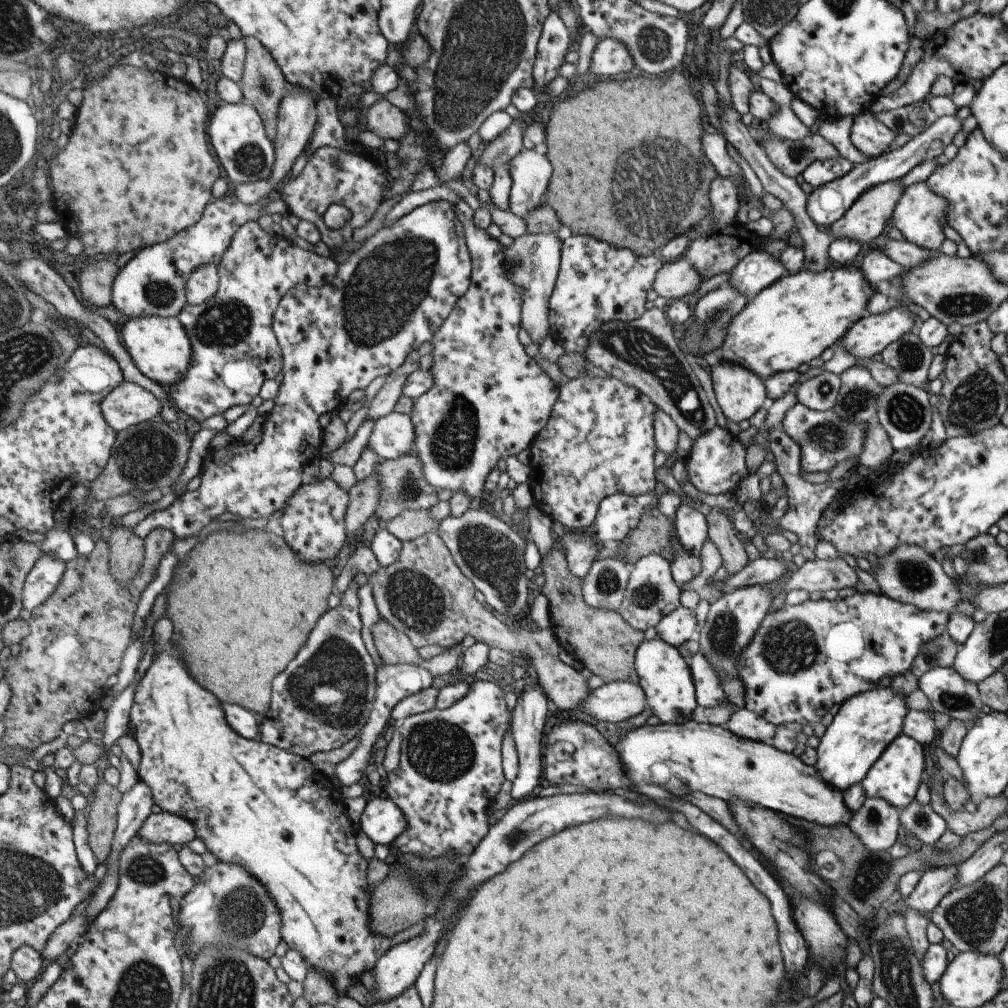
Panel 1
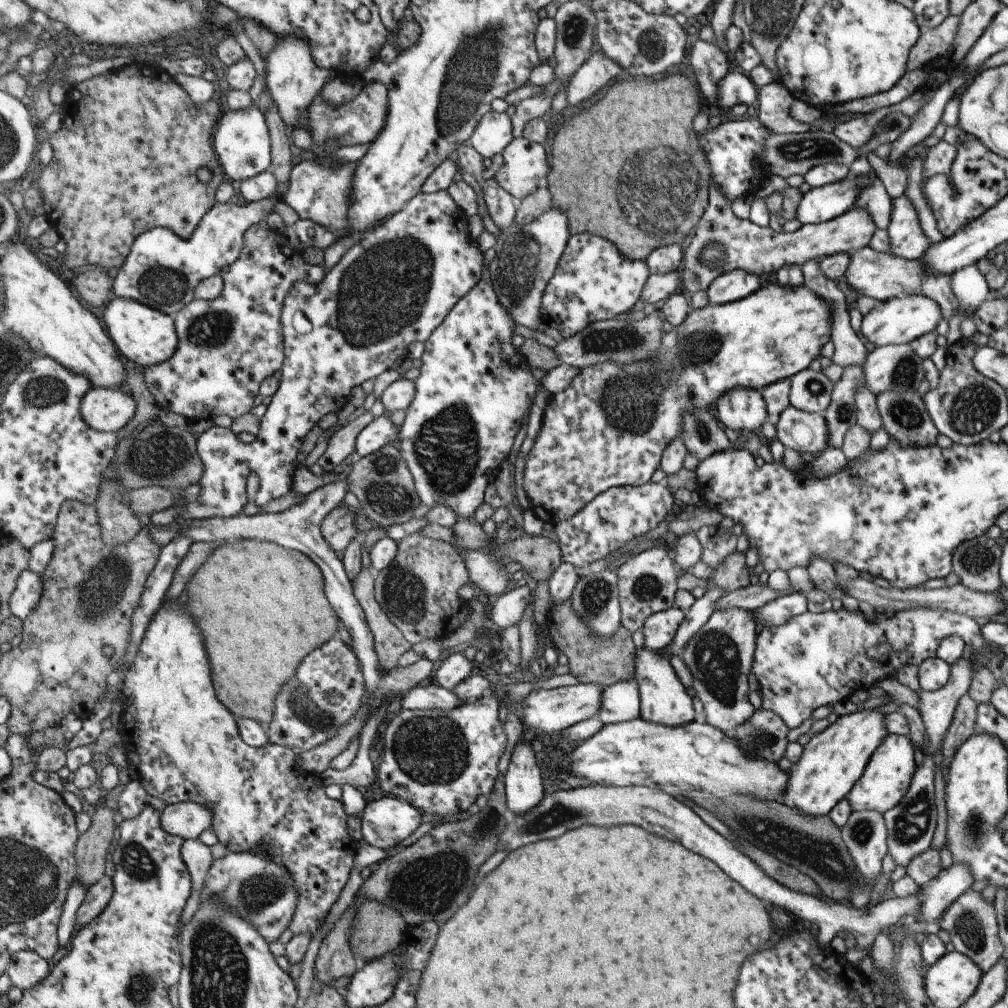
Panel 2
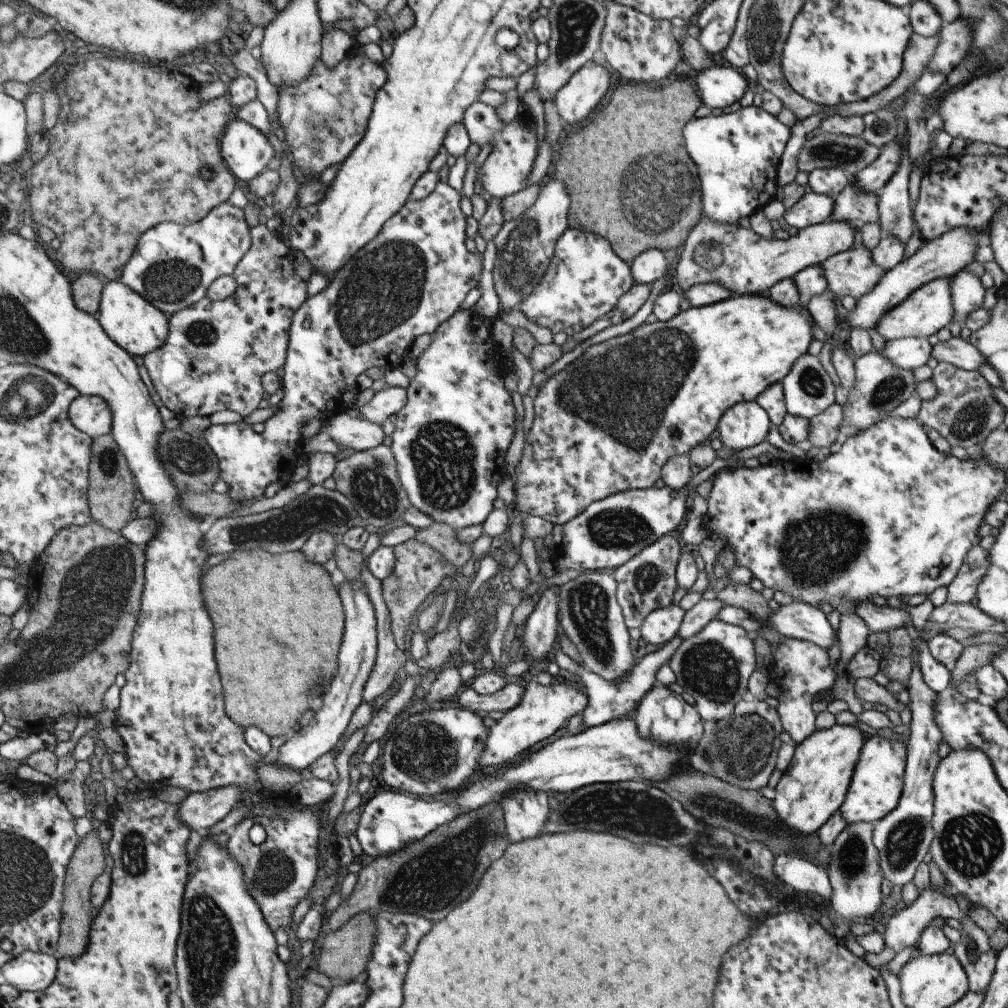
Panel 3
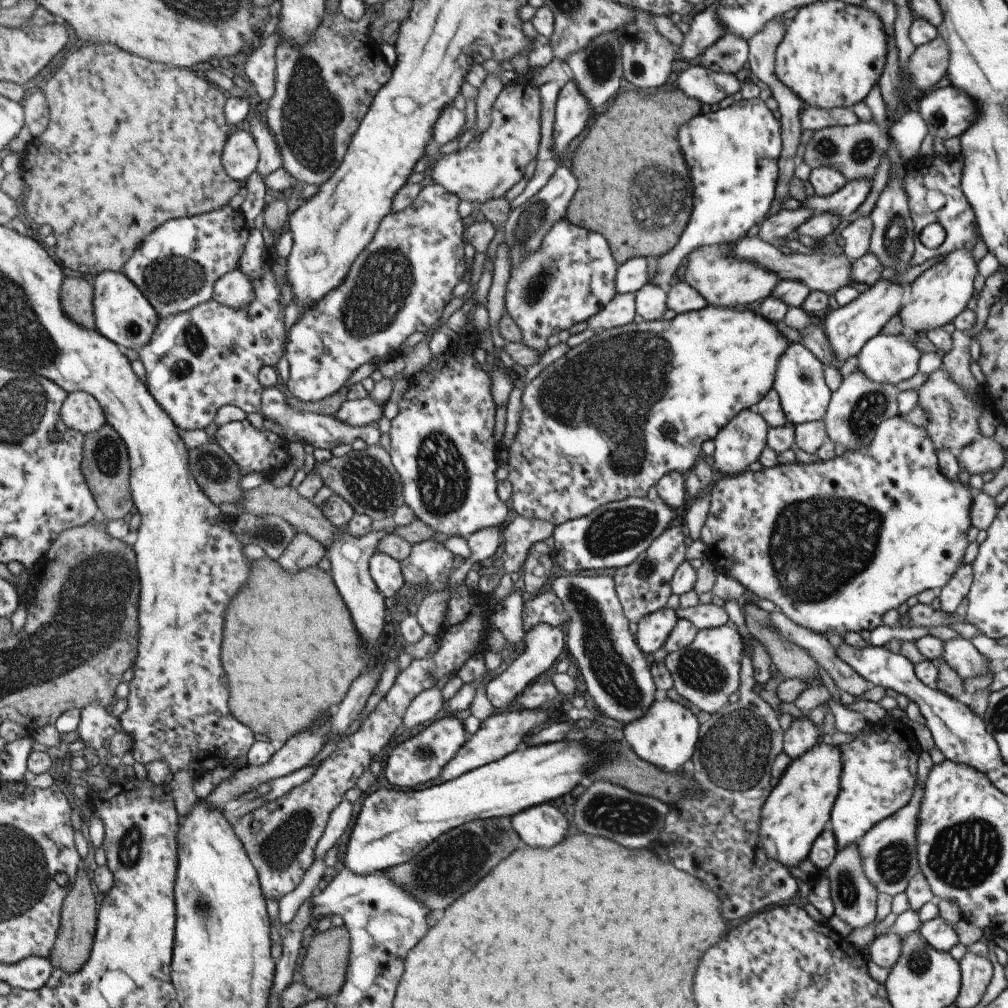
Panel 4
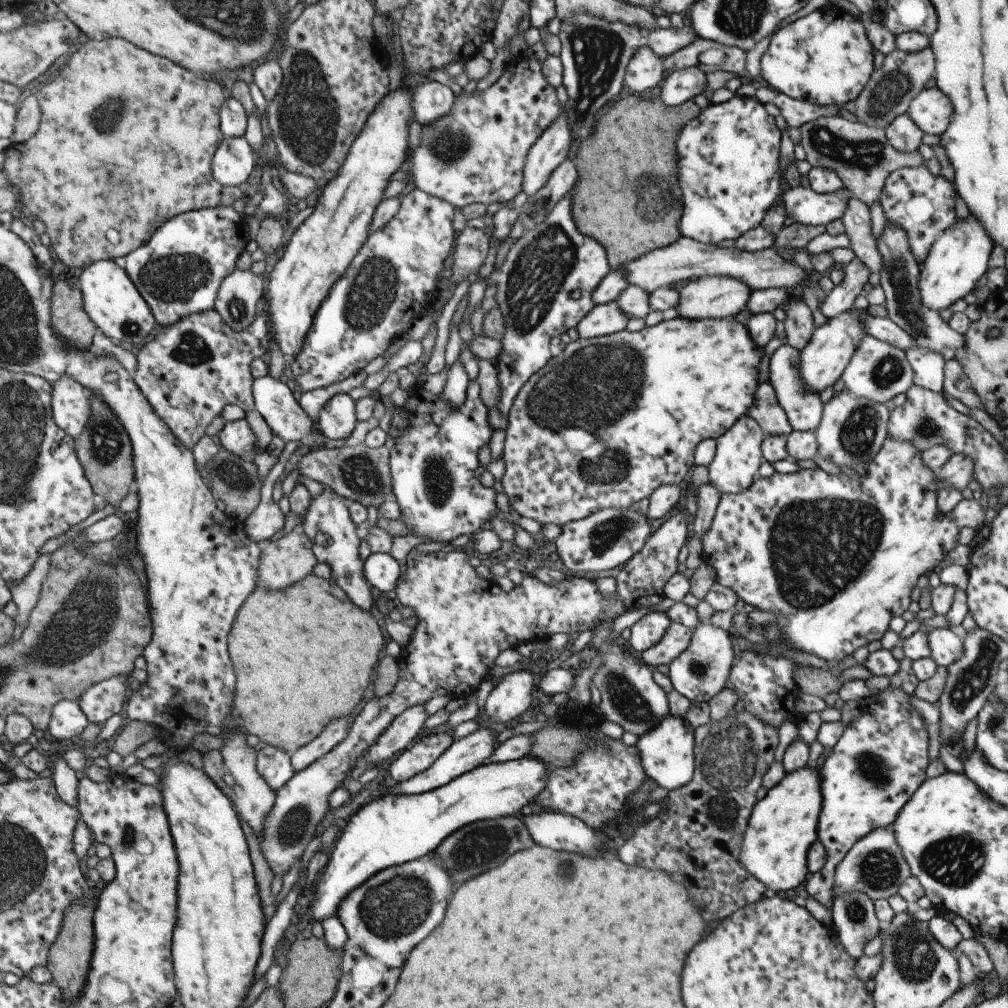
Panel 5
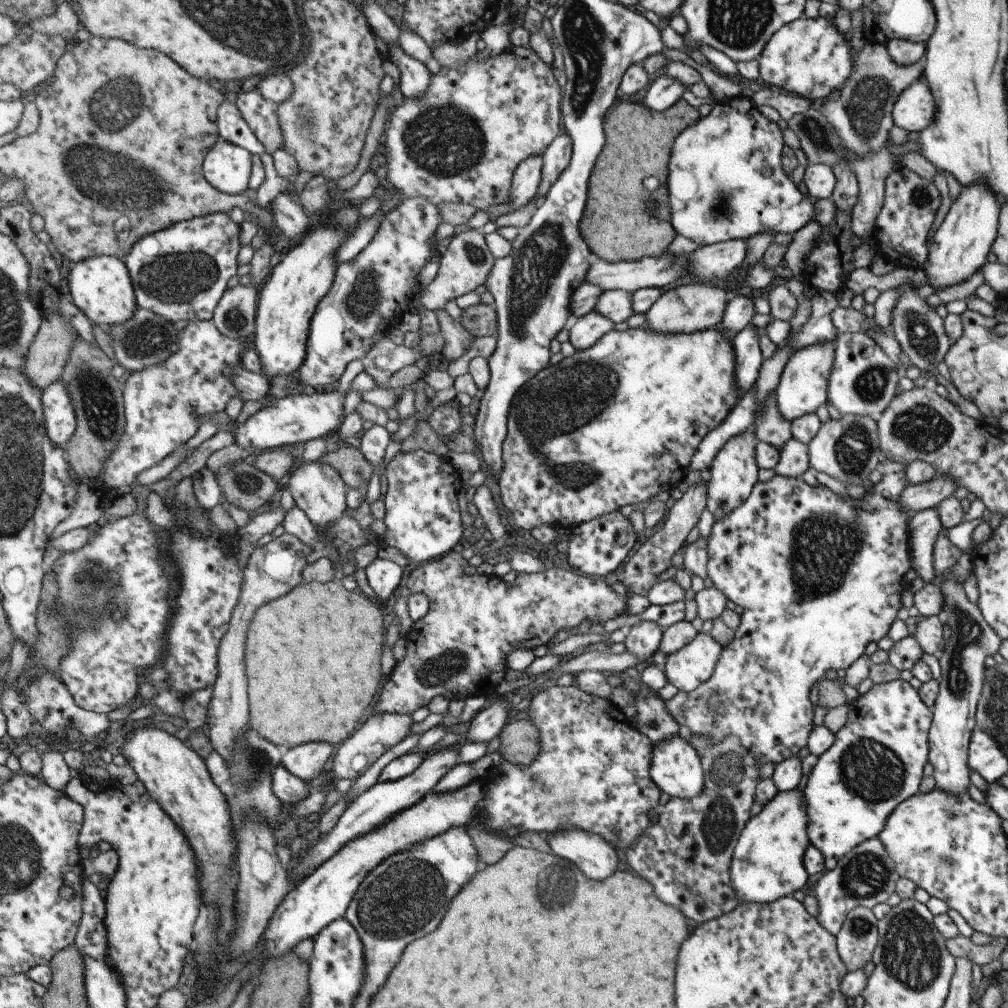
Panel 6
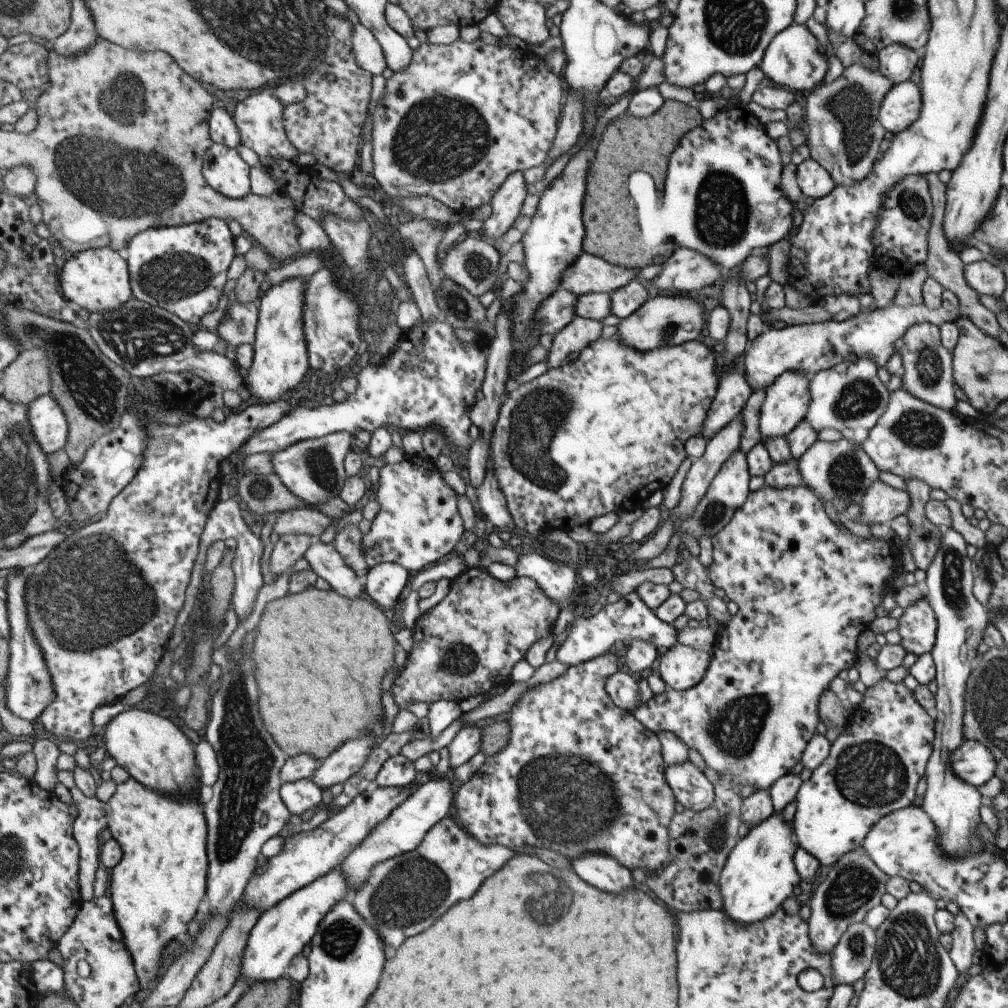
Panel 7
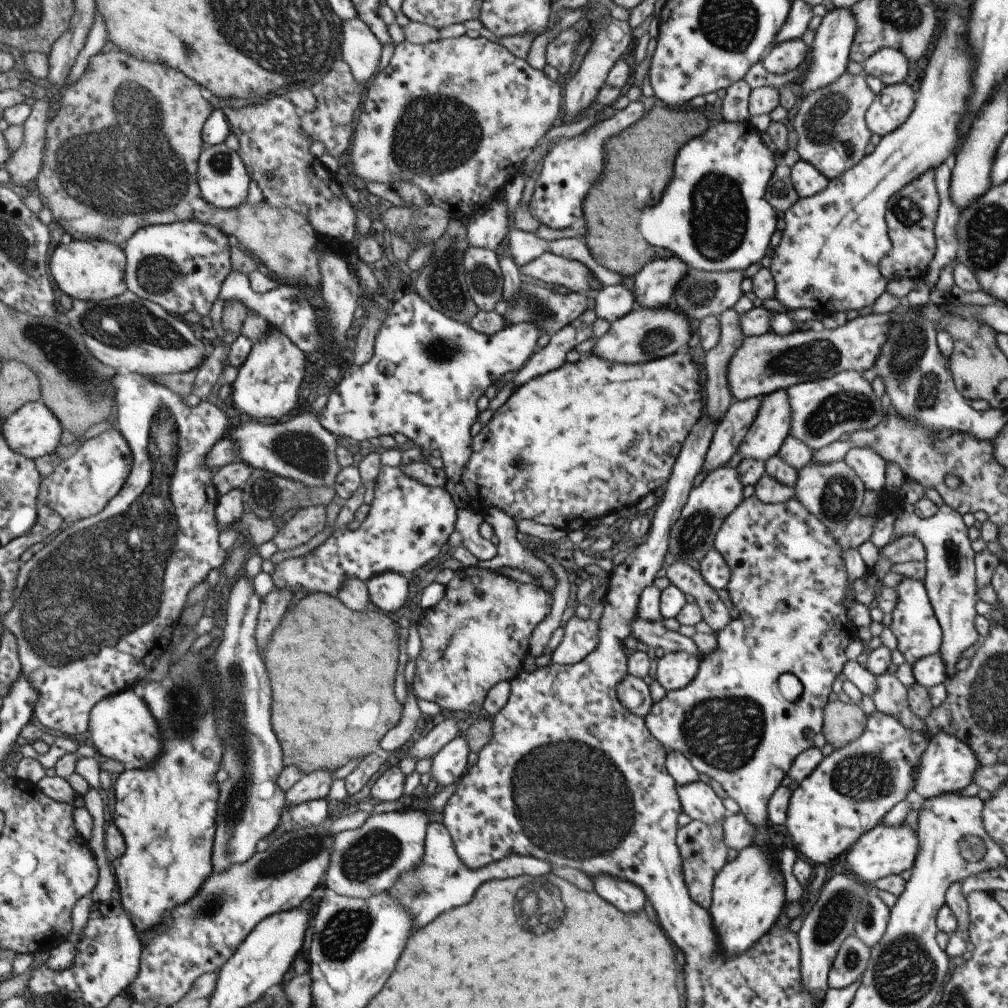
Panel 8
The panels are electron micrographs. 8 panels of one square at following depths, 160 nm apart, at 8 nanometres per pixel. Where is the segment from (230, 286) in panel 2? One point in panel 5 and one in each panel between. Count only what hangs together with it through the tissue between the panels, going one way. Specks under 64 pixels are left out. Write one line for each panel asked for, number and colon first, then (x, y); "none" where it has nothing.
3: (215, 353)
4: (197, 361)
5: (192, 368)

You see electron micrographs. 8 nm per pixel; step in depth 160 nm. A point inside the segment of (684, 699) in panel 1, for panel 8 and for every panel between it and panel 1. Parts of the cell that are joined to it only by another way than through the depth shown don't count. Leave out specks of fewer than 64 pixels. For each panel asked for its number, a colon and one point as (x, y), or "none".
2: (663, 700)
3: (661, 714)
4: (665, 734)
5: (666, 751)
6: (675, 769)
7: (689, 786)
8: (697, 800)

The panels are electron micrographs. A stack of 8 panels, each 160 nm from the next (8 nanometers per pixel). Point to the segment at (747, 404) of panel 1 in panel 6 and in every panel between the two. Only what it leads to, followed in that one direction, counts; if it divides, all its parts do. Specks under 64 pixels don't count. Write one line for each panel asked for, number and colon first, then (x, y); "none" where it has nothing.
2: (743, 409)
3: (743, 424)
4: (739, 442)
5: (737, 455)
6: (731, 474)

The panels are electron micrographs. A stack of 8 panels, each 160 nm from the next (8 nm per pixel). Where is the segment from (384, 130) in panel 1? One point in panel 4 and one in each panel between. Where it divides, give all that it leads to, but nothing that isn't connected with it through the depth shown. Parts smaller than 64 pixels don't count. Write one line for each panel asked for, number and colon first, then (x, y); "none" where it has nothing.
2: (358, 121)
3: (323, 118)
4: (322, 90)

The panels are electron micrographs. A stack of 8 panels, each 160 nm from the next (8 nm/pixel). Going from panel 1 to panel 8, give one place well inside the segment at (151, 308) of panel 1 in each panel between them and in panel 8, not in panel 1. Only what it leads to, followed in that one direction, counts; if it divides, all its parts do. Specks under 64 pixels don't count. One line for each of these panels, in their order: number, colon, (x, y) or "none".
2: (160, 271)
3: (171, 267)
4: (175, 266)
5: (177, 272)
6: (178, 273)
7: (181, 269)
8: (180, 266)

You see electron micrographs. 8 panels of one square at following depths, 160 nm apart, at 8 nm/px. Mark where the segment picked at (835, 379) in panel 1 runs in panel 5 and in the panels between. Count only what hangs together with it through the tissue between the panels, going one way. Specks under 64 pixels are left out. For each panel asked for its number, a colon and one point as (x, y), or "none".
2: (809, 391)
3: (807, 390)
4: (798, 380)
5: (802, 406)

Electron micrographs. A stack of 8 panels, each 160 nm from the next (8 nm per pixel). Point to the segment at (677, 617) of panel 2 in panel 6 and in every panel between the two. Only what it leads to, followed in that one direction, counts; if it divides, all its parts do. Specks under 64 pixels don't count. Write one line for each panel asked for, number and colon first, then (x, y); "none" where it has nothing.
3: (660, 625)
4: (652, 630)
5: (645, 632)
6: (642, 639)

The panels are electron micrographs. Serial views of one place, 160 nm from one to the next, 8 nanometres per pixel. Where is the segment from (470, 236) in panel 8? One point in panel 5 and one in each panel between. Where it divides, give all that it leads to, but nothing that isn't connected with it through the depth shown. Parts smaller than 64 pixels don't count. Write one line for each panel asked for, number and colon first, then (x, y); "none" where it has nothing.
5: (549, 150)
6: (526, 176)
7: (505, 204)

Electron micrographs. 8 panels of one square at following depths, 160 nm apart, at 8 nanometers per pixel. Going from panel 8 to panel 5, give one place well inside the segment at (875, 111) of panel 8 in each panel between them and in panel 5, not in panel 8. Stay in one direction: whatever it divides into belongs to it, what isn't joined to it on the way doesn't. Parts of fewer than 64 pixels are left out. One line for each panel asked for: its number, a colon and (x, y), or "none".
5: (930, 110)
6: (913, 110)
7: (900, 106)

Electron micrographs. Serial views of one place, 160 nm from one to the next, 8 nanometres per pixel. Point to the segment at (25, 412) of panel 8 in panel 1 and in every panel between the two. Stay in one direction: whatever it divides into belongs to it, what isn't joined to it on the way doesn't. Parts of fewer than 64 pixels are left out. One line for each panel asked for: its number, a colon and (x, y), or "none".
1: (128, 404)
2: (104, 409)
3: (88, 413)
4: (80, 411)
5: (70, 406)
6: (60, 421)
7: (49, 425)

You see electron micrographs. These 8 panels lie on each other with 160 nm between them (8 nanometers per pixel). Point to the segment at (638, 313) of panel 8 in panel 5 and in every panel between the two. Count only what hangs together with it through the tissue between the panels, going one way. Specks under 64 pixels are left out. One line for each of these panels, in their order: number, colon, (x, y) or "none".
5: (714, 297)
6: (689, 306)
7: (663, 320)

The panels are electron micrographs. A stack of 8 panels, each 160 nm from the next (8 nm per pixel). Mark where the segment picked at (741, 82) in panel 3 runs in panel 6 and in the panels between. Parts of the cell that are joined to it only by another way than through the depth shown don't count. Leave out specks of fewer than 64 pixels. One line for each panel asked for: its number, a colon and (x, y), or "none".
4: (709, 87)
5: (682, 84)
6: (663, 91)

